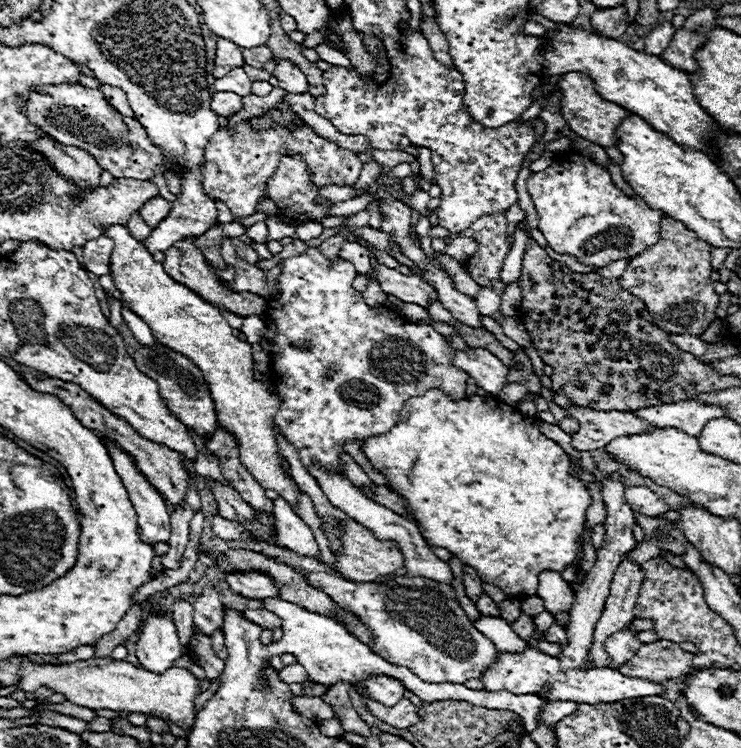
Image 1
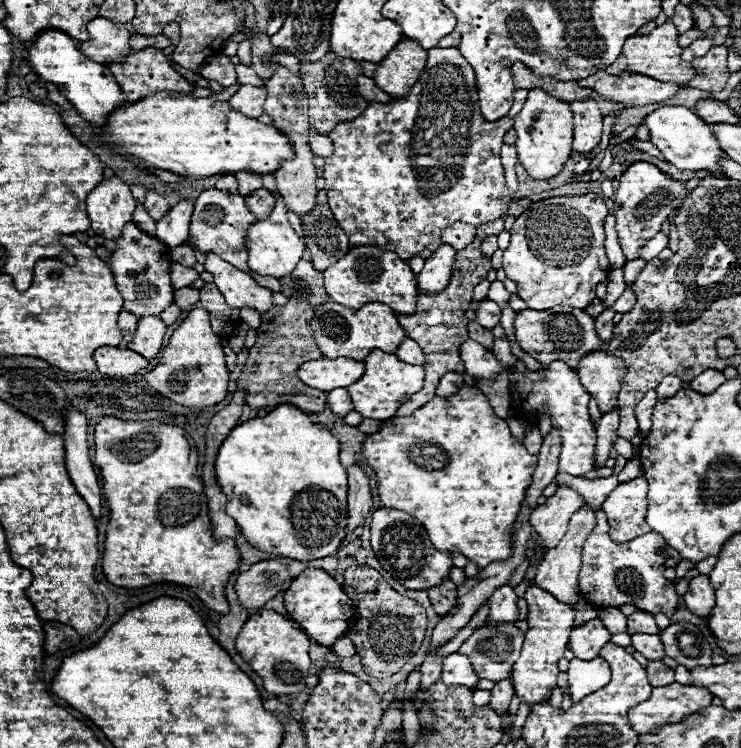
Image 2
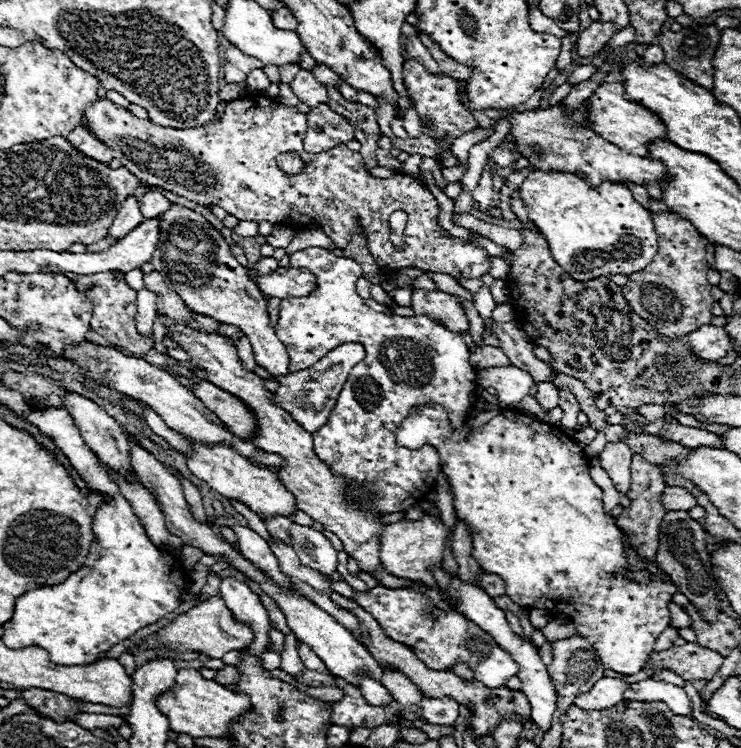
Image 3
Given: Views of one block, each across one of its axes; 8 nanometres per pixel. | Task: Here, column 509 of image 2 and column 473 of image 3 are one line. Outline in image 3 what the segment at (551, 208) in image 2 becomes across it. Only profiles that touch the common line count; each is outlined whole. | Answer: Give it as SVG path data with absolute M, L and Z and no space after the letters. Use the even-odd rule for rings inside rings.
M264 96L240 98L240 100L232 100L226 106L222 120L216 120L214 116L214 120L204 128L178 130L178 128L156 126L150 120L140 120L132 112L110 102L108 98L98 98L88 108L84 108L82 124L96 138L104 140L104 144L112 148L112 156L118 158L122 166L128 168L128 172L132 172L142 184L166 188L196 204L204 204L204 206L216 204L238 220L256 220L258 224L268 220L272 224L286 224L286 226L300 228L320 218L324 232L334 240L338 248L346 246L346 240L358 222L362 224L366 232L366 242L368 242L368 248L374 260L380 264L382 270L392 272L392 274L398 272L400 268L412 266L412 268L450 274L454 278L480 278L488 270L488 264L486 264L488 254L482 248L466 244L460 238L448 240L440 236L442 228L438 226L438 202L420 180L412 176L402 176L402 174L394 174L392 178L386 178L386 180L374 178L366 172L360 152L348 150L344 144L332 150L326 150L326 152L318 152L318 154L306 152L304 150L306 114L302 114L296 106L284 106ZM282 152L298 154L304 162L304 170L294 176L288 176L286 172L282 172L276 164L276 158ZM396 210L404 210L408 214L408 224L404 230L404 240L406 240L404 250L396 250L390 242L388 216Z

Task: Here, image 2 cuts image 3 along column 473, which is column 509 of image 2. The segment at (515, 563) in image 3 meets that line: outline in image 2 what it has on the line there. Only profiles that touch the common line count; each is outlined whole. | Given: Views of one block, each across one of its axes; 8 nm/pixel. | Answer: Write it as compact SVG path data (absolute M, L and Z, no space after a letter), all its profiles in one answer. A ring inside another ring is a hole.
M462 384L460 390L454 394L454 396L448 396L448 398L442 398L442 396L434 396L428 404L424 404L422 408L418 408L412 416L392 416L390 420L382 420L380 424L380 430L376 434L368 434L364 444L362 444L362 456L366 458L366 464L374 470L376 474L376 480L378 480L378 496L380 496L380 502L386 506L386 508L394 508L394 510L402 510L402 512L408 512L410 516L416 516L416 520L420 520L424 524L424 530L428 532L428 538L432 542L432 546L436 550L448 550L448 552L460 552L464 554L468 560L476 562L480 568L488 566L490 562L496 562L496 560L506 560L506 556L510 556L510 538L512 538L512 526L514 526L514 520L518 516L518 510L520 510L520 504L522 504L522 498L524 498L524 492L530 484L530 476L532 476L532 470L536 468L536 460L538 456L532 456L526 452L524 444L518 442L512 434L510 434L510 428L506 424L506 420L498 418L492 410L492 406L488 404L486 396L476 388L476 386L470 386L470 384Z

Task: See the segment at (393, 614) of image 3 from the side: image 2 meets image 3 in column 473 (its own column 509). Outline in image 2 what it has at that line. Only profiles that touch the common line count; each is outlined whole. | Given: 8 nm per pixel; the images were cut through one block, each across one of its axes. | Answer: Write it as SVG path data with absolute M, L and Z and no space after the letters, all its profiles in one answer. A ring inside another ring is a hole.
M504 622L504 624L482 624L478 626L472 636L468 638L468 650L460 650L460 654L468 656L470 662L472 662L472 668L476 670L476 674L480 678L486 678L486 680L492 680L492 682L498 682L498 680L504 680L508 678L508 672L512 670L514 662L518 660L520 656L520 648L522 648L522 640L524 640L524 634L512 624L512 622Z

